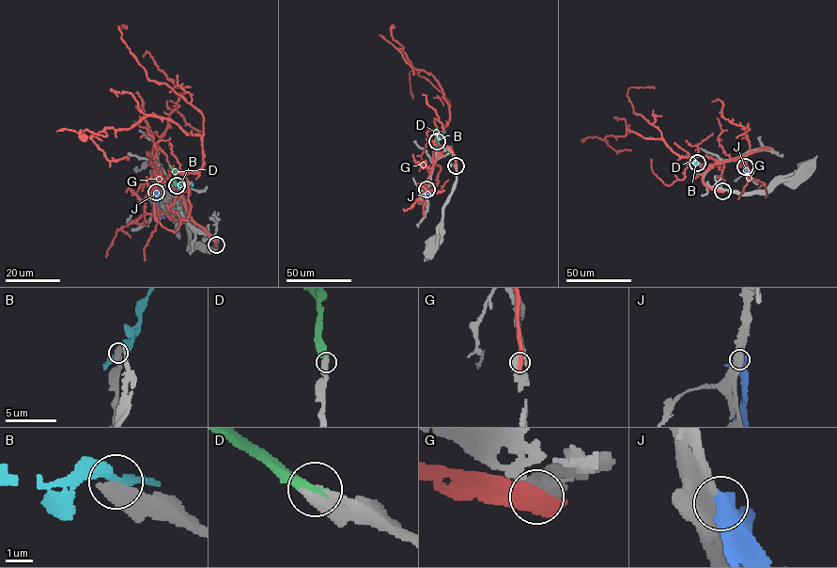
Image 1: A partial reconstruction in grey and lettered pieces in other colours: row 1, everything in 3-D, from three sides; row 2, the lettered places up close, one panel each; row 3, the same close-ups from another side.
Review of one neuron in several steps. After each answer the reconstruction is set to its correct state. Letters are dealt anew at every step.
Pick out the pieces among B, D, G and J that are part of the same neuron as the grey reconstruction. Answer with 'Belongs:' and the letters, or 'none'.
Belongs: D

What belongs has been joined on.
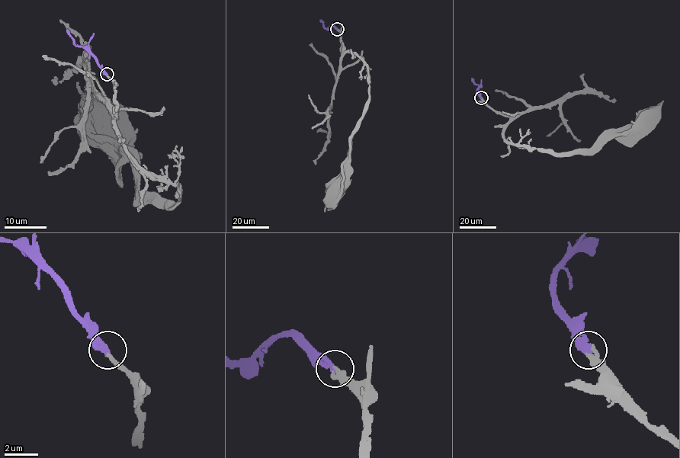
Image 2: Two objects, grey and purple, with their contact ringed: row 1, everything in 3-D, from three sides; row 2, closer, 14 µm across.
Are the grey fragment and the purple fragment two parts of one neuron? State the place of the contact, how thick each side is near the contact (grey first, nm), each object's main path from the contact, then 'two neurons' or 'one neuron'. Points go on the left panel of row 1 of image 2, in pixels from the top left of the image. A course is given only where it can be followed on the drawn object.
place (107, 74); calibres 280 and 320 nm; course grey (107, 74), (117, 104), (115, 131), (127, 154), (176, 185), (178, 200), (137, 189), (126, 145), (102, 121); course purple (107, 74), (91, 55), (75, 44), (66, 30); one neuron

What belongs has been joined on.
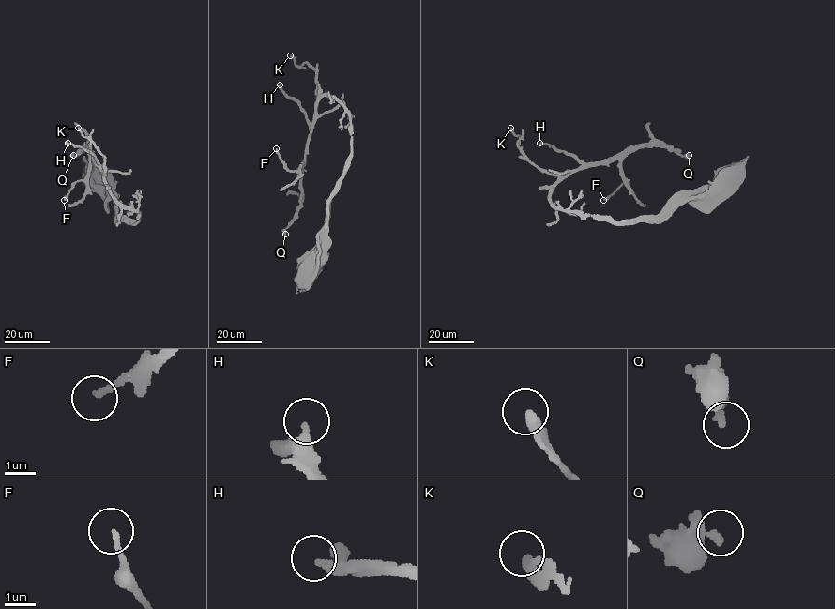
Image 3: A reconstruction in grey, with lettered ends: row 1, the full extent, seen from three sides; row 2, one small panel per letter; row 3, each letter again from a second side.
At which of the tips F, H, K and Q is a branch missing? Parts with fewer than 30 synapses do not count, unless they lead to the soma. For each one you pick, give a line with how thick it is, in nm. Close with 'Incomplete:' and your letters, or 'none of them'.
Incomplete: none of them

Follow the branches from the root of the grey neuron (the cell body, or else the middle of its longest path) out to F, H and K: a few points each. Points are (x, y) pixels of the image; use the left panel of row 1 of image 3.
F: (98, 177), (111, 190), (117, 215), (137, 221), (140, 214), (116, 200), (91, 158), (89, 174), (64, 200)
H: (98, 177), (111, 190), (117, 215), (137, 221), (138, 212), (125, 208), (110, 191), (95, 157), (68, 143)
K: (98, 177), (111, 190), (117, 215), (137, 221), (138, 212), (125, 208), (110, 191), (104, 158), (78, 128)

